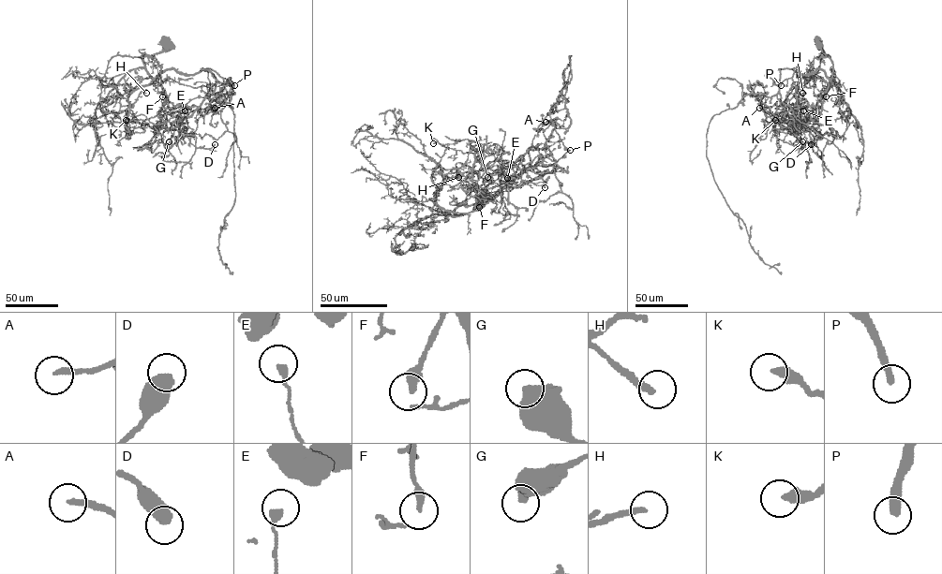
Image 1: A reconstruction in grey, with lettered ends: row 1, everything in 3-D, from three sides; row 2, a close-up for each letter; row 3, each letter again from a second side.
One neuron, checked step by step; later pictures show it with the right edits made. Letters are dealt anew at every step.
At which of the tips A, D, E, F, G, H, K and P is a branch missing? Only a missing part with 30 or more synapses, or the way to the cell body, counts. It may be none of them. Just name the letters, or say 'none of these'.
A, G, P

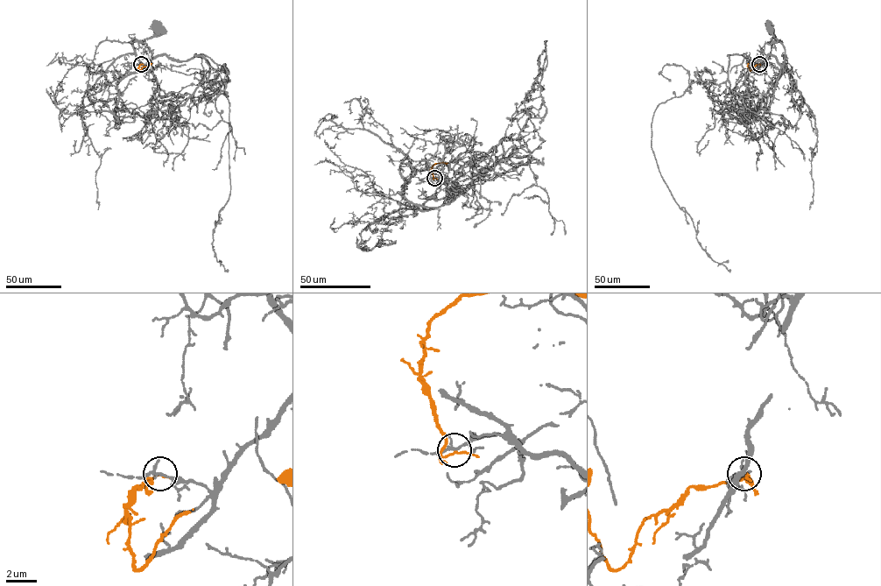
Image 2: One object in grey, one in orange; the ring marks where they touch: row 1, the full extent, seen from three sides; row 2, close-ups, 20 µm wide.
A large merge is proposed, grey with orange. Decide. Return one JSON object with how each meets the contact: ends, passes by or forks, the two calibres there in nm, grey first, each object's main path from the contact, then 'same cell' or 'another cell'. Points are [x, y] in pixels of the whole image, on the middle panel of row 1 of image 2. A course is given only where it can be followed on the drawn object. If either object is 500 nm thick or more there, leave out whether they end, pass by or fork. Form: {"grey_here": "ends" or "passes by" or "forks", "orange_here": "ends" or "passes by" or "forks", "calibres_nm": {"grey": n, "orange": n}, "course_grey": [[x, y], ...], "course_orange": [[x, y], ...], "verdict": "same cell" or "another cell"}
{"grey_here": "passes by", "orange_here": "passes by", "calibres_nm": {"grey": 190, "orange": 100}, "course_grey": [[434, 178], [439, 176], [447, 180], [432, 198], [442, 199], [454, 194], [454, 191]], "course_orange": [[434, 178], [432, 165], [447, 163]], "verdict": "another cell"}

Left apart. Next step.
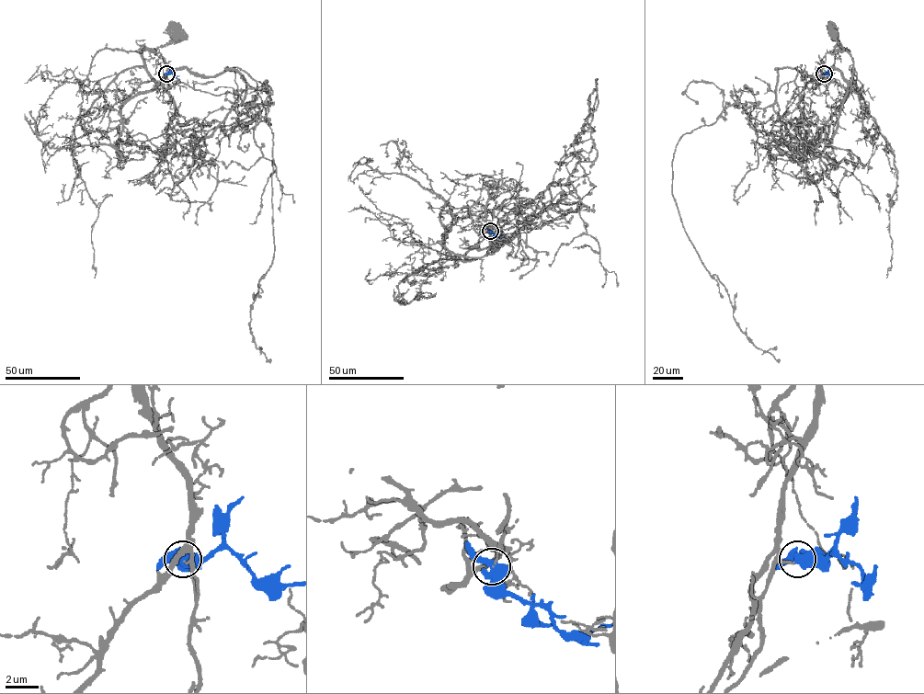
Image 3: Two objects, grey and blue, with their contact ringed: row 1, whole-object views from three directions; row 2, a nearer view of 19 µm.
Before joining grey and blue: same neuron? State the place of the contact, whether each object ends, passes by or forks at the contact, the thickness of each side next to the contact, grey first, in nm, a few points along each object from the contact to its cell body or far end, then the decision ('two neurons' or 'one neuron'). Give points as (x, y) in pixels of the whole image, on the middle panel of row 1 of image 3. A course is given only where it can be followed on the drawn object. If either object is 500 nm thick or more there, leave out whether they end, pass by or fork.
place (490, 231); grey ends; blue forks; calibres 80 and 480 nm; course grey (490, 231), (484, 233), (474, 247), (485, 249), (498, 244), (498, 240); course blue (490, 231), (496, 236), (502, 235); two neurons

